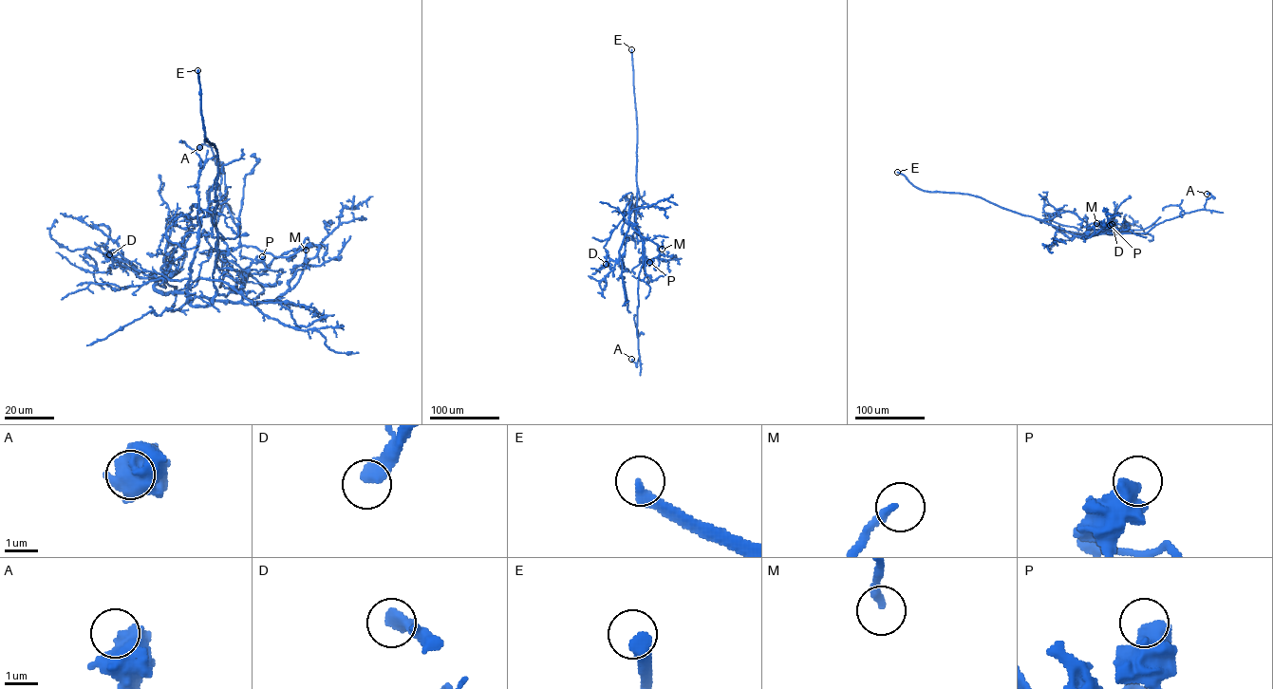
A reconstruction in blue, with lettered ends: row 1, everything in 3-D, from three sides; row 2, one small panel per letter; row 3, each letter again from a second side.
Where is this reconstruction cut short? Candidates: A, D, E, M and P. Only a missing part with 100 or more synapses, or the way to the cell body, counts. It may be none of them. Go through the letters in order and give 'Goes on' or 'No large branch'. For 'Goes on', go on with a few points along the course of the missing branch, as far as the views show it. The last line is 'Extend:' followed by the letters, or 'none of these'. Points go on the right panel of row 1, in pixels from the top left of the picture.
A: No large branch
D: Goes on. Course of what is missing: (1112, 224), (1112, 214), (1108, 207), (1114, 194), (1113, 186)
E: Goes on
M: No large branch
P: No large branch
Extend: D, E

